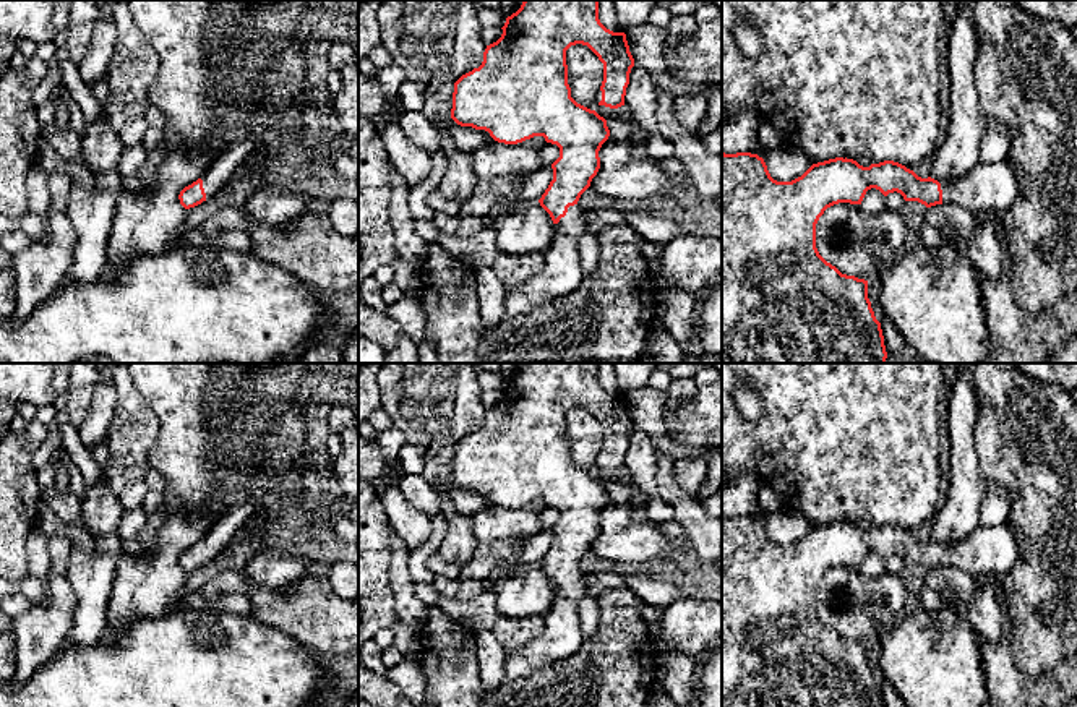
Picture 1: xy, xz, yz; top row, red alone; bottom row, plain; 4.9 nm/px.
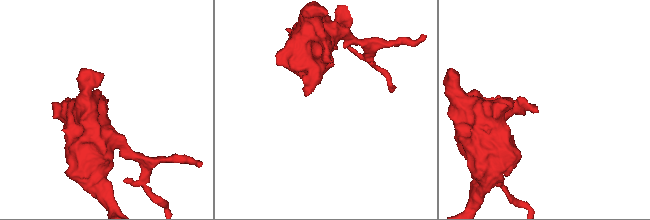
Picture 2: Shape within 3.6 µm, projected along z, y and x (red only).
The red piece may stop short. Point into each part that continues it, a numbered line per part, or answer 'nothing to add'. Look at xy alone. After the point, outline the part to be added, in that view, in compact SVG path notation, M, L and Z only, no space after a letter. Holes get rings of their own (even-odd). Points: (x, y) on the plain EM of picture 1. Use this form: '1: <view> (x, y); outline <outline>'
1: xy (219, 535); outline M250 495L245 501L229 506L222 517L217 517L208 533L203 537L203 551L206 563L211 563L232 542L242 525L260 509L269 504L269 496Z

